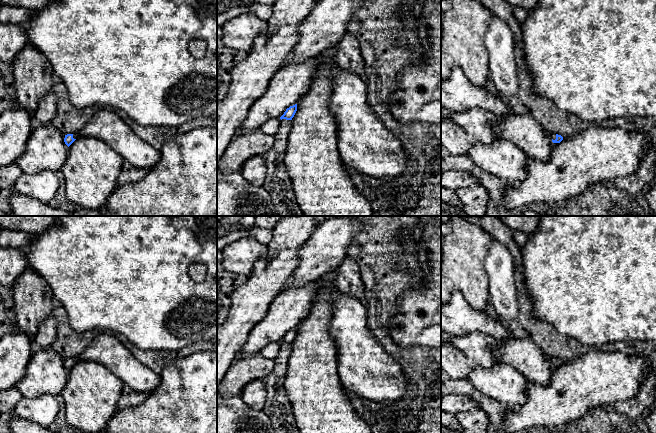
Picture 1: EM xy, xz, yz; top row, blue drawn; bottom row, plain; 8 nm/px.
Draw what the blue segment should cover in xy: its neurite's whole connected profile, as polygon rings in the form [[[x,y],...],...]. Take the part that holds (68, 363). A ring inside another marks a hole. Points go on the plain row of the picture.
[[[104,331],[83,350],[80,356],[65,359],[69,371],[79,360],[97,361],[135,391],[150,393],[161,381],[160,375],[143,365],[123,344],[119,336]]]

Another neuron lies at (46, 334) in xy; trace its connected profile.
[[[51,313],[39,326],[36,335],[33,337],[35,348],[52,349],[57,334],[56,318]]]

